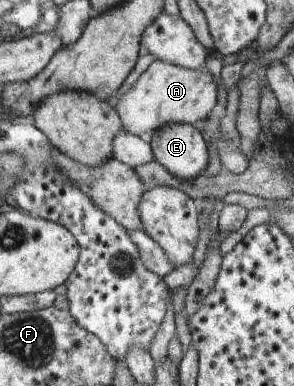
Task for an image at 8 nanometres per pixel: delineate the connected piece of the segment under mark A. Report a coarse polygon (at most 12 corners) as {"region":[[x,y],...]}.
{"region":[[156,59],[117,102],[124,128],[149,139],[200,125],[217,82]]}

